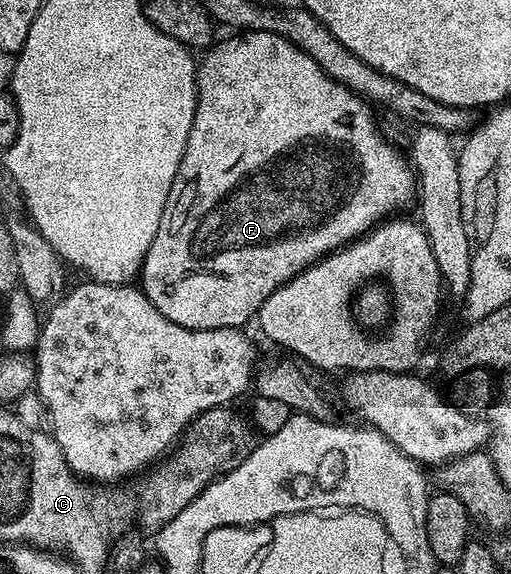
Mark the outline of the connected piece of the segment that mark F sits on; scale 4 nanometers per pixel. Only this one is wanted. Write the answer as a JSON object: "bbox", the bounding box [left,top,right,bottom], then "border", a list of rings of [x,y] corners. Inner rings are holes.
{"bbox":[141,31,417,330],"border":[[[261,31],[235,32],[231,34],[232,38],[227,38],[224,42],[216,41],[202,56],[197,66],[195,79],[197,80],[197,108],[193,116],[193,128],[189,128],[189,140],[185,144],[185,152],[181,156],[181,164],[177,168],[177,176],[173,180],[173,188],[169,188],[169,200],[165,204],[165,212],[161,216],[161,224],[157,236],[153,240],[153,244],[147,250],[147,255],[143,258],[141,267],[141,289],[143,295],[151,301],[153,308],[157,308],[157,312],[161,312],[161,316],[165,316],[167,320],[173,320],[173,324],[181,324],[181,328],[189,328],[190,330],[212,330],[213,328],[243,328],[246,322],[256,317],[261,308],[261,304],[265,304],[265,300],[274,290],[281,284],[285,284],[293,276],[297,276],[301,271],[310,266],[312,262],[318,262],[325,254],[330,254],[332,250],[338,250],[341,246],[355,241],[363,234],[366,234],[372,226],[384,221],[388,216],[394,215],[402,206],[412,205],[413,199],[417,194],[417,182],[413,177],[413,171],[409,165],[408,159],[403,158],[386,142],[385,139],[379,138],[379,134],[375,131],[375,118],[371,115],[372,107],[368,105],[363,98],[346,87],[335,82],[298,46],[291,43],[287,38],[281,35],[270,34]]]}

